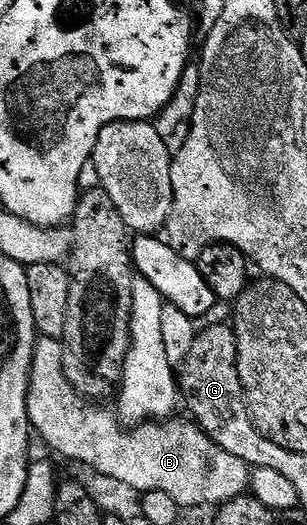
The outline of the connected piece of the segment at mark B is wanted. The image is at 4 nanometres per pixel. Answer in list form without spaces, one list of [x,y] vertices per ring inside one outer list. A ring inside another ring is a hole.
[[[40,337],[28,384],[28,423],[58,456],[101,473],[101,478],[120,479],[141,495],[166,491],[181,507],[219,507],[249,492],[249,462],[235,452],[219,449],[195,420],[144,423],[124,433],[117,414],[96,405],[76,393],[66,379],[63,344],[54,337]]]

